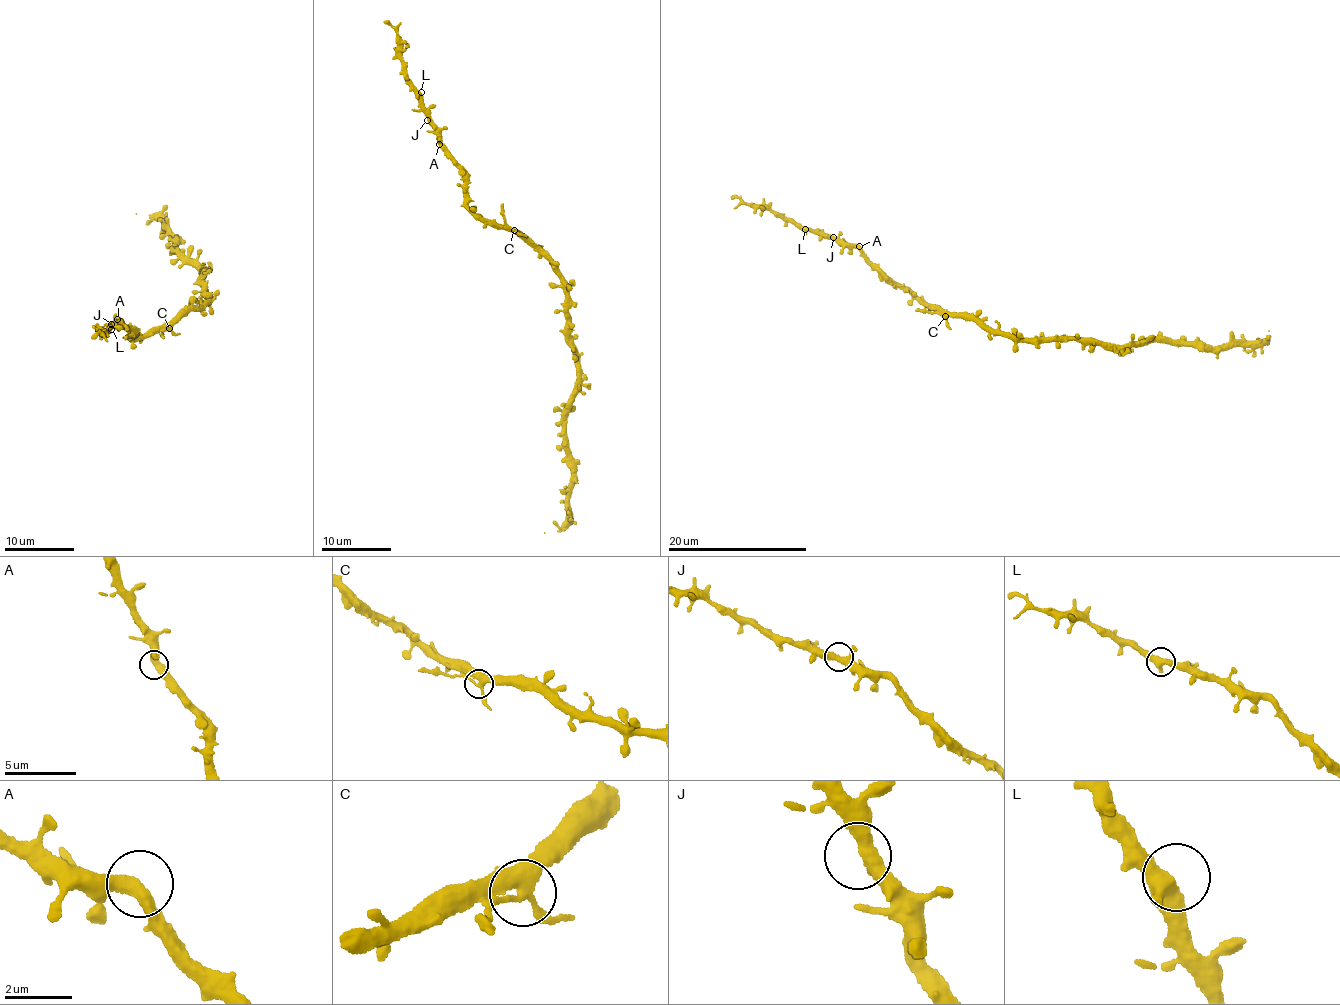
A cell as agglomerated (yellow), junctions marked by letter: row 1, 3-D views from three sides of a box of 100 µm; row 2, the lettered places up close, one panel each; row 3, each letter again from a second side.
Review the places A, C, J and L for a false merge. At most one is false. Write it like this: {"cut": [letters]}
{"cut": ["C"]}

